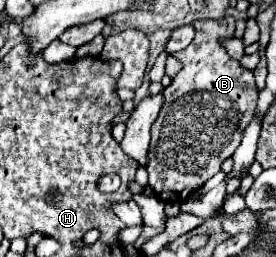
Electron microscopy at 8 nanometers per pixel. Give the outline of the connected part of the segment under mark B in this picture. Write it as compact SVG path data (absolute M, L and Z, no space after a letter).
M234 17L202 19L192 23L196 35L192 43L172 57L178 59L182 69L170 87L176 87L174 101L166 99L158 119L152 125L152 141L148 151L150 187L162 201L180 203L200 189L210 177L220 171L224 159L232 157L242 141L242 133L252 121L258 89L254 73L234 61L222 41L234 37Z

